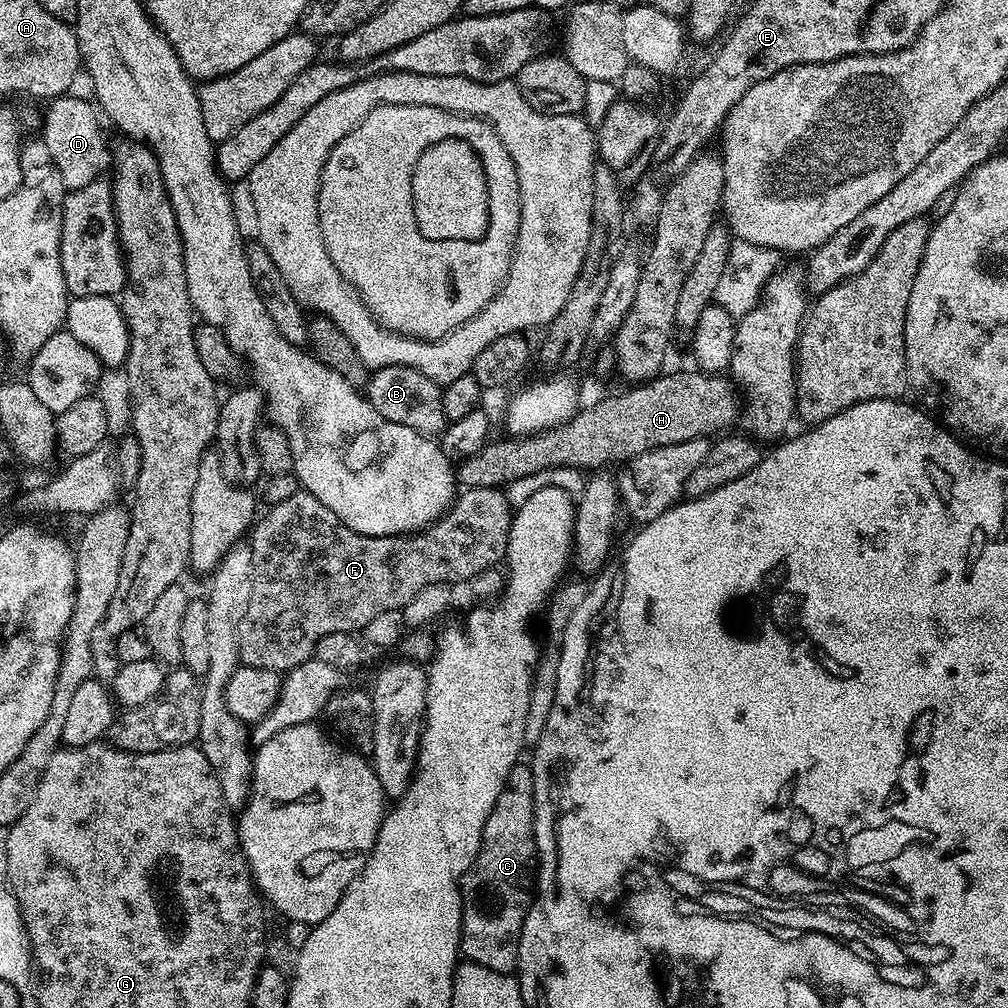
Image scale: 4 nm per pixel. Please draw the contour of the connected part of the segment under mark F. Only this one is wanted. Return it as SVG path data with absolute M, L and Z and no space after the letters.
M464 488L452 502L452 507L444 513L440 519L420 529L419 532L405 534L402 536L367 536L358 534L350 530L336 517L314 494L298 490L290 494L282 502L271 505L267 509L269 512L259 517L253 523L250 529L250 547L252 549L252 565L254 566L254 590L250 594L250 607L246 609L246 618L242 618L242 626L236 628L236 637L238 638L238 654L240 663L246 668L265 668L271 672L286 674L294 666L302 662L313 659L316 655L316 643L322 634L334 634L335 632L359 633L366 626L366 622L371 622L378 614L383 614L385 610L403 610L406 602L422 590L422 586L434 586L435 584L458 585L466 580L473 580L480 572L487 568L497 567L505 559L508 550L508 531L512 525L514 515L513 509L508 503L507 495L498 488Z

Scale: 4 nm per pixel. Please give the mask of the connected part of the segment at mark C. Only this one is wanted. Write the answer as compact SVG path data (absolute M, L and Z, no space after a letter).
M518 762L506 778L490 818L486 818L480 852L460 881L460 897L464 907L460 927L463 959L509 974L516 972L518 942L526 914L534 903L538 875L533 798L534 778L531 767L527 763Z

